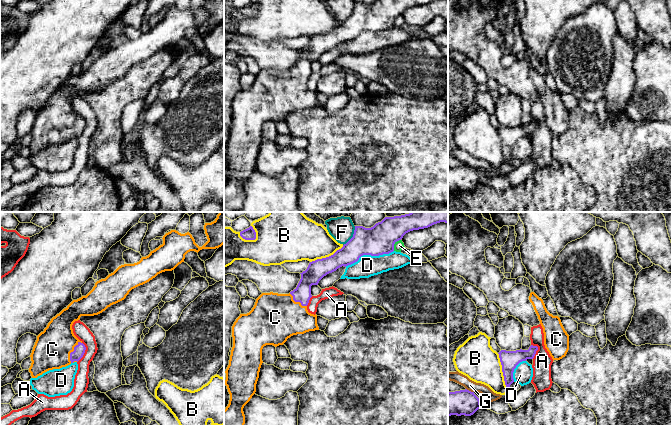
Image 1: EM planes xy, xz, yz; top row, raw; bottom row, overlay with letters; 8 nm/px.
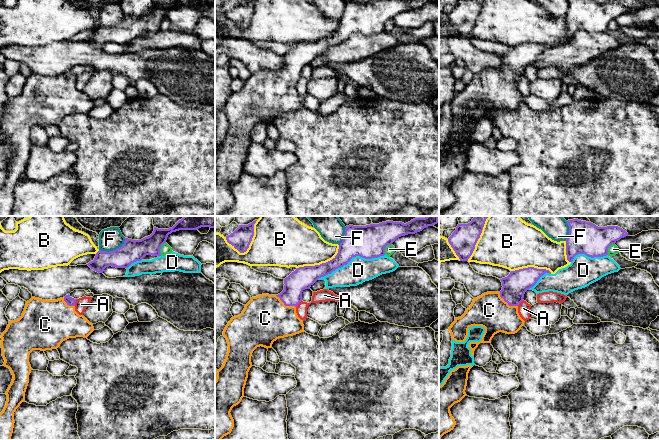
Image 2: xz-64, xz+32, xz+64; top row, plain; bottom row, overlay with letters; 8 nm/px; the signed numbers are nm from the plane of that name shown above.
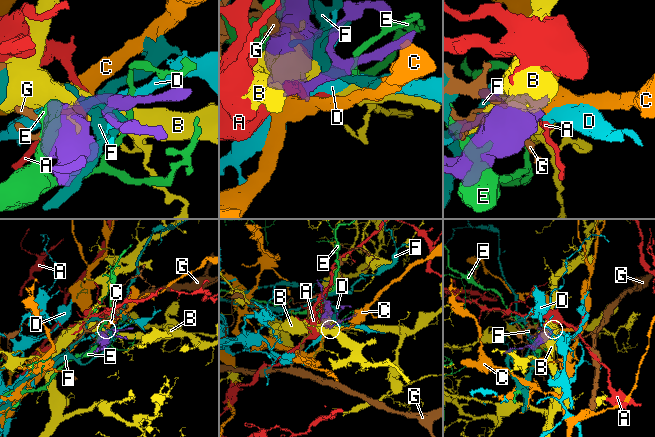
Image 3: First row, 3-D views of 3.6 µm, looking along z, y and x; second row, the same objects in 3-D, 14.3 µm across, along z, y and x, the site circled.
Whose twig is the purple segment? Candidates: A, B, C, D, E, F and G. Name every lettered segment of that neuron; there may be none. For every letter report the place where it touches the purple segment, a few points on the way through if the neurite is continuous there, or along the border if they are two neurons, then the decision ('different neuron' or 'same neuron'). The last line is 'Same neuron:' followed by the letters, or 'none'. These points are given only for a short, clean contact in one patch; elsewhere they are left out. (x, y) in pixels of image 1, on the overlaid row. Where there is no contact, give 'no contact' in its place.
A: xy (84, 352) | along xy (82, 342), (85, 352), (77, 362) | different neuron
B: yz (502, 371) | different neuron
C: xy (71, 352) | across xy (79, 350), (71, 352), (52, 349) | same neuron
D: xz (369, 254) | different neuron
E: xz (394, 243) | different neuron
F: xz (353, 236) | different neuron
G: yz (470, 391) | different neuron
Same neuron: C

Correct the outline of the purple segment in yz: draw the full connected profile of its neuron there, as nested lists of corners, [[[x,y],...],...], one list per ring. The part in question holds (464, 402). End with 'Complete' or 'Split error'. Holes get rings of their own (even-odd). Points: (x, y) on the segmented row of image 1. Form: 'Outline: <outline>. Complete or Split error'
Outline: [[[467,389],[455,392],[448,391],[448,416],[471,416],[480,408],[482,408],[480,400],[474,392]]]. Complete

